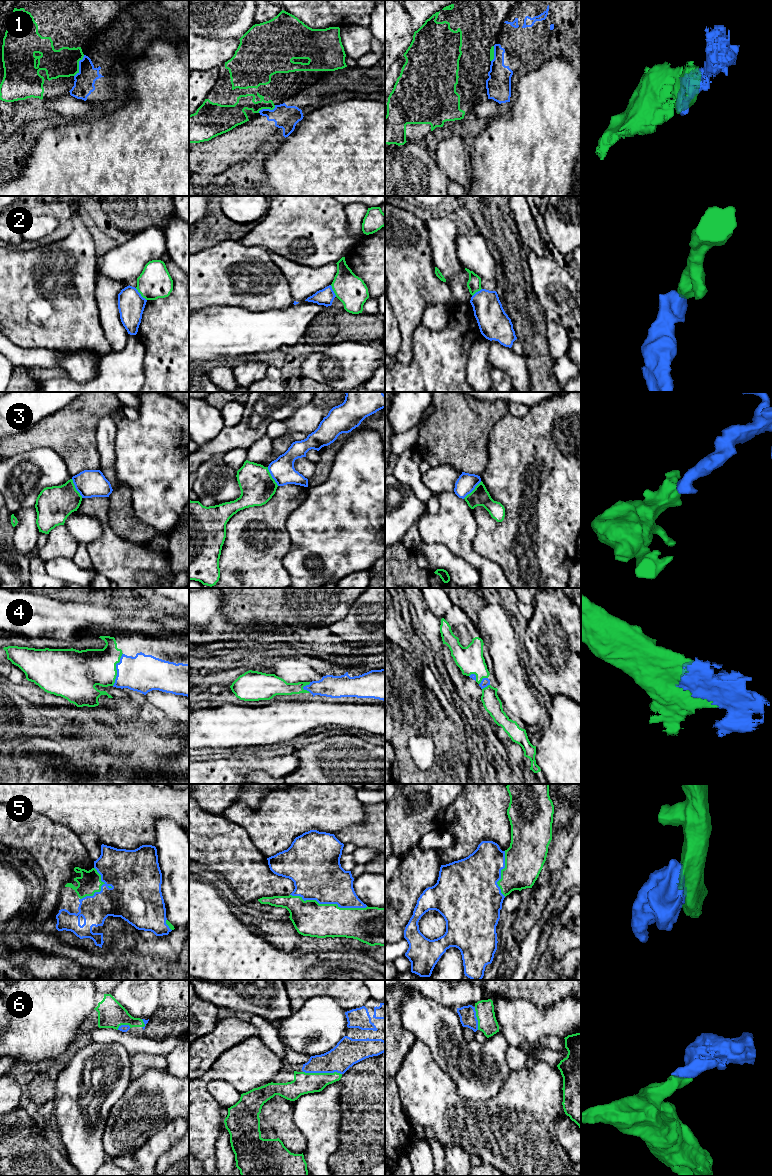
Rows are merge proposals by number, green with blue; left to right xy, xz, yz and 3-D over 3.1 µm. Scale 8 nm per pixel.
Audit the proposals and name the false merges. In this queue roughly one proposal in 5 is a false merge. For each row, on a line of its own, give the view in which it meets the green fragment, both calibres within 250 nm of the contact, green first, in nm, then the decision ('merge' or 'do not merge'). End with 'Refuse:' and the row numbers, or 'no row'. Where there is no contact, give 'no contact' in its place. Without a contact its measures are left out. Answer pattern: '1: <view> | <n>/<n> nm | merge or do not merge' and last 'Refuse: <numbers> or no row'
1: xy | 220/160 nm | do not merge
2: xy | 260/220 nm | do not merge
3: xy | 300/220 nm | do not merge
4: xy | 320/300 nm | merge
5: xz | 280/400 nm | merge
6: xz | 170/220 nm | merge
Refuse: 1, 2, 3

